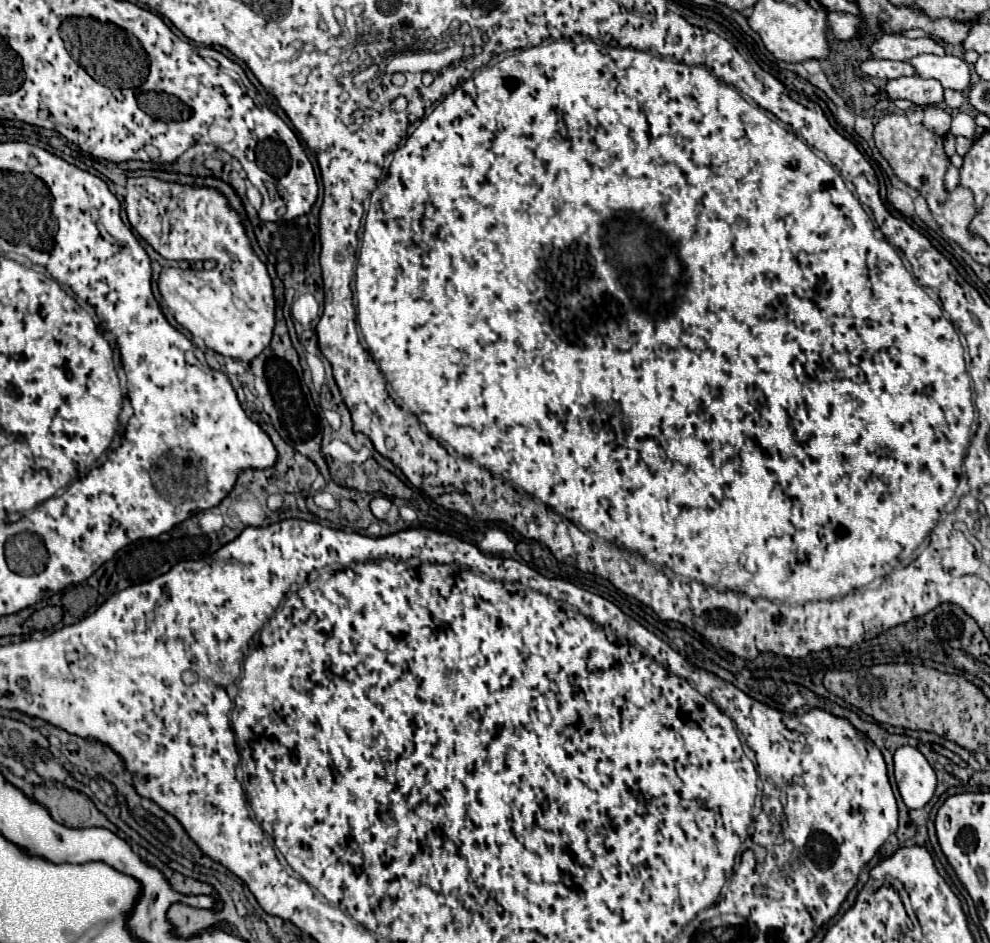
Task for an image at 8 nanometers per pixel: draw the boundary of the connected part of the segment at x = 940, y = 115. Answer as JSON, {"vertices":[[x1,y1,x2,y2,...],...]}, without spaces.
{"vertices":[[925,107,925,117,923,117,923,125,933,131,935,135,943,137,949,131,951,125,951,115,939,107]]}

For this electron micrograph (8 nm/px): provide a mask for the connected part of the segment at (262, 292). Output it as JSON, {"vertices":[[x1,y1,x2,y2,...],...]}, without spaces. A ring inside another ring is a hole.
{"vertices":[[131,177,127,181,127,195,125,195,125,211,129,217,131,227,165,259,175,261,205,261,211,259,217,267,211,270,194,269,163,269,159,275,159,291,163,301,165,299,203,299,203,309,171,309,177,323,191,331,193,337,201,337,203,343,221,353,223,357,251,361,257,357,273,337,275,329,275,297,273,297,273,283,267,273,265,263,255,255,251,241,245,233,241,215,229,207,227,197,213,189,213,187,195,187,195,185,181,185,171,181,161,181,157,177]]}

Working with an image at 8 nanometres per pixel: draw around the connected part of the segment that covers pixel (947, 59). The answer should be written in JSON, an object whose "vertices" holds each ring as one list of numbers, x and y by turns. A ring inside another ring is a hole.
{"vertices":[[919,55,909,61,915,69,917,75,925,79,937,79,945,89,955,89,955,91,969,91,971,89,971,79,969,79,969,65,955,57,955,55]]}

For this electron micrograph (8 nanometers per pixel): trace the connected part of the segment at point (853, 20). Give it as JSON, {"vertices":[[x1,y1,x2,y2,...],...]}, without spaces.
{"vertices":[[829,13,829,23,837,39,851,39,859,31,859,17,851,13]]}

